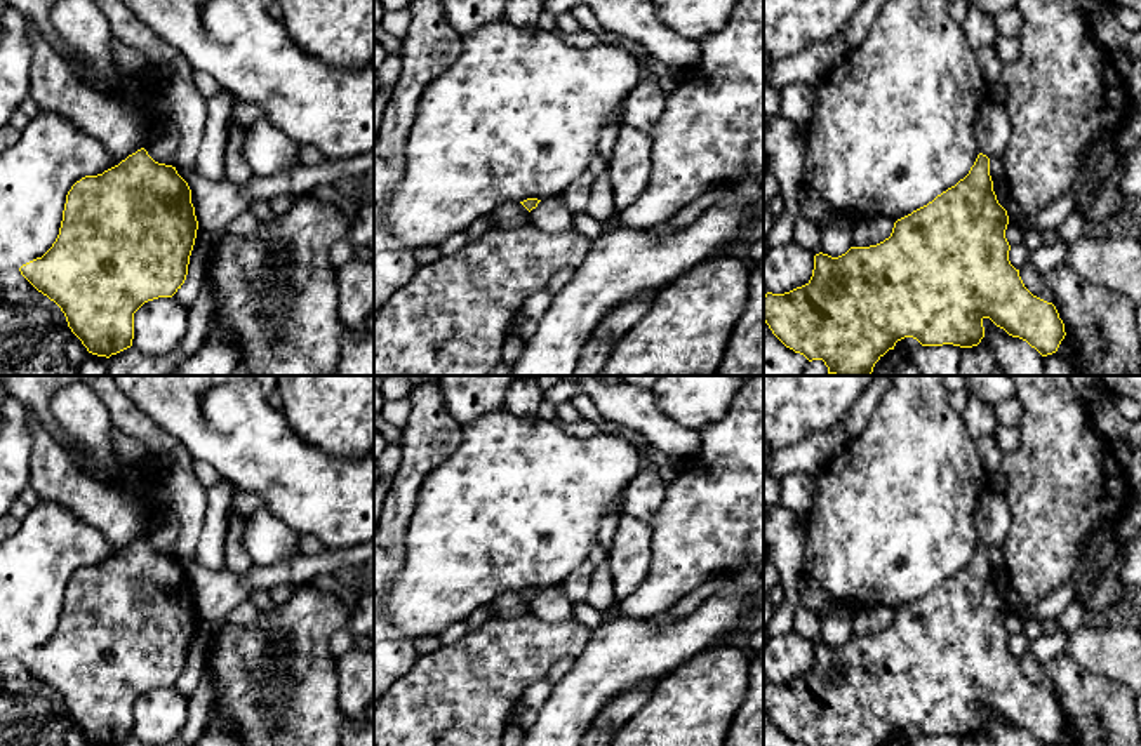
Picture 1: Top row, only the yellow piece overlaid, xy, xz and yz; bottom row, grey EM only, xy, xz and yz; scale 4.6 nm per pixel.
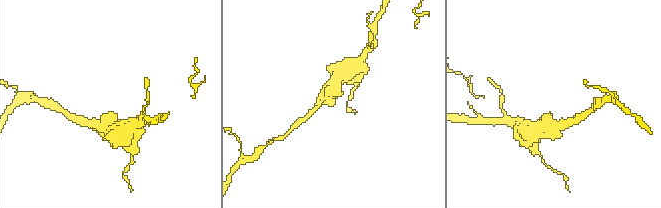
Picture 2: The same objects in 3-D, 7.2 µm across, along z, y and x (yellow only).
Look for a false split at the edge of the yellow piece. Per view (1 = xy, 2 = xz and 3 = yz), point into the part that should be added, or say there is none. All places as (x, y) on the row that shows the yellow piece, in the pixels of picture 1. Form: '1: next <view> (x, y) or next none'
1: next none
2: next none
3: next none

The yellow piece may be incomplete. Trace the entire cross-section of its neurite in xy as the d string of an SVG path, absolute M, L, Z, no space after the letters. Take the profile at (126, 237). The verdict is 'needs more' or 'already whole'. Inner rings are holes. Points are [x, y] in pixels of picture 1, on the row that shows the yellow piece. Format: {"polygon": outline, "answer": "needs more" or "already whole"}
{"polygon": "M141 148L103 174L85 176L71 186L56 242L19 271L61 308L89 353L110 358L132 346L134 313L144 303L172 297L181 289L197 230L188 183L176 167L155 162Z", "answer": "already whole"}

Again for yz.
{"polygon": "M979 153L964 179L927 205L897 219L891 236L884 242L851 247L838 257L816 254L812 276L805 285L784 294L767 292L764 296L764 322L786 348L804 355L809 362L823 360L828 376L870 376L875 363L904 337L913 337L922 346L978 346L984 337L984 318L1009 336L1026 341L1042 356L1052 355L1066 336L1064 323L1056 306L1033 296L1024 287L1019 270L1011 264L1007 224L1007 210L993 191L990 158Z", "answer": "already whole"}

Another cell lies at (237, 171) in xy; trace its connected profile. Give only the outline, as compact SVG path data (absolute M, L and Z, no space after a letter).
M230 125L228 144L226 144L226 179L233 184L247 184L254 172L245 163L242 148L247 137L249 127Z

